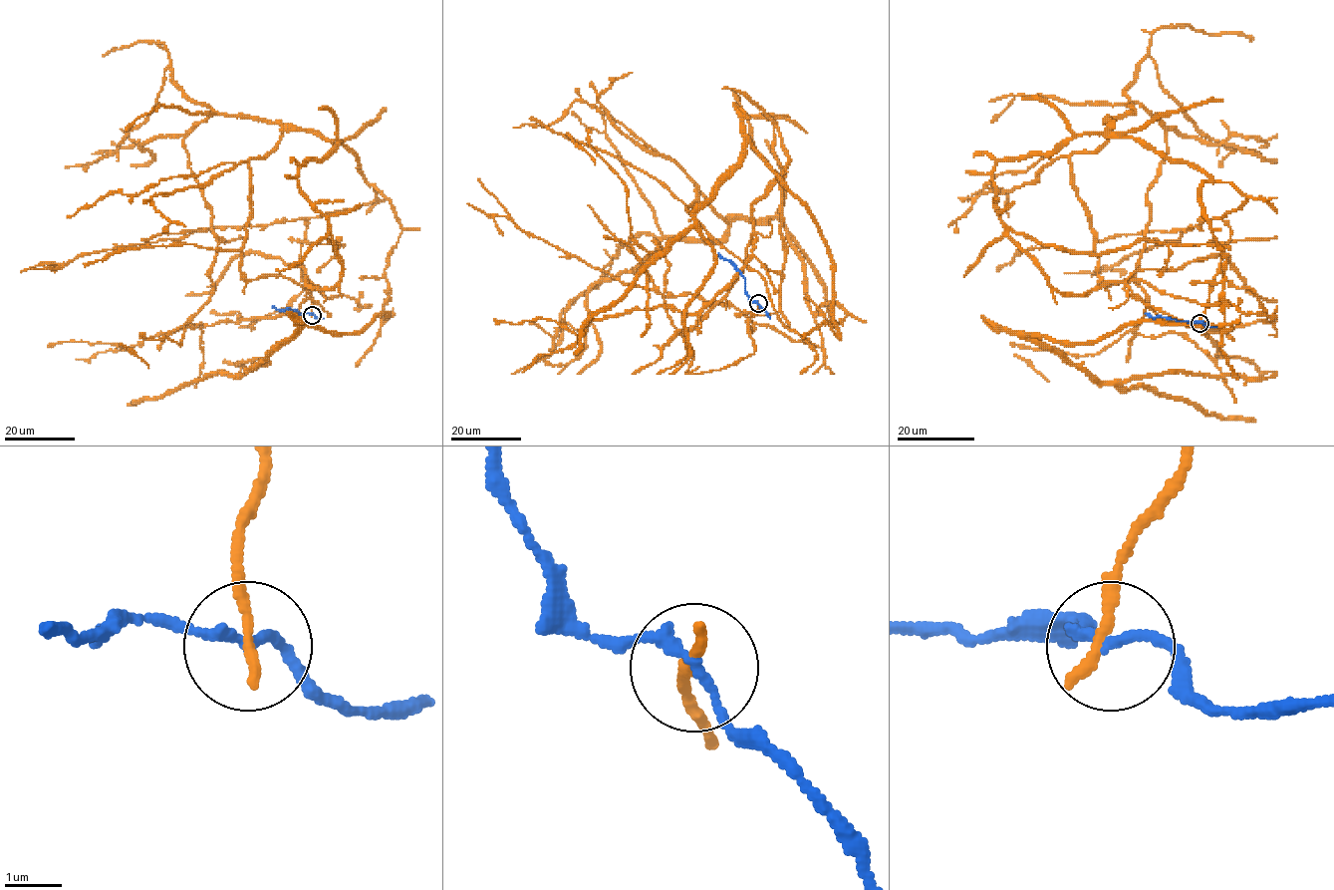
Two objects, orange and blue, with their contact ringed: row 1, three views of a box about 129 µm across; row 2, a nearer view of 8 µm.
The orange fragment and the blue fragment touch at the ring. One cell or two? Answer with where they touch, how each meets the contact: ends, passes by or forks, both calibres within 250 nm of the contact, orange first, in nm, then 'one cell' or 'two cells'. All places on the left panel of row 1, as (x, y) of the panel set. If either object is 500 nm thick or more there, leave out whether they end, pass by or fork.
at (312, 315); orange ends there; blue passes by; 240 nm thick on the orange side, 170 nm on the other; two cells

